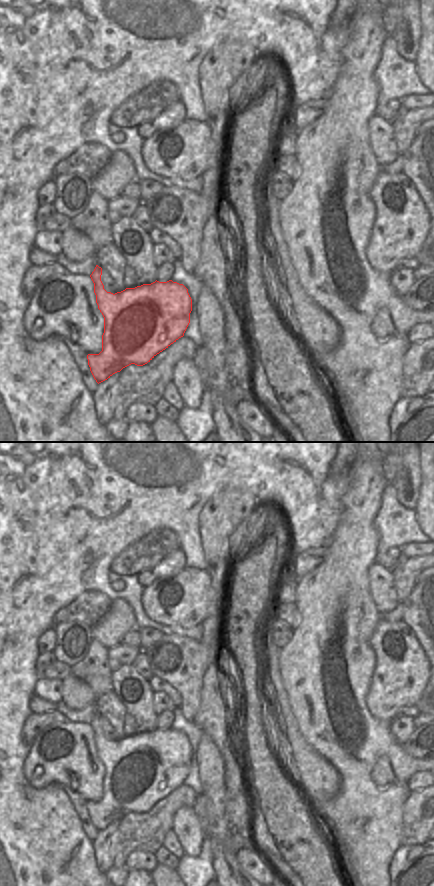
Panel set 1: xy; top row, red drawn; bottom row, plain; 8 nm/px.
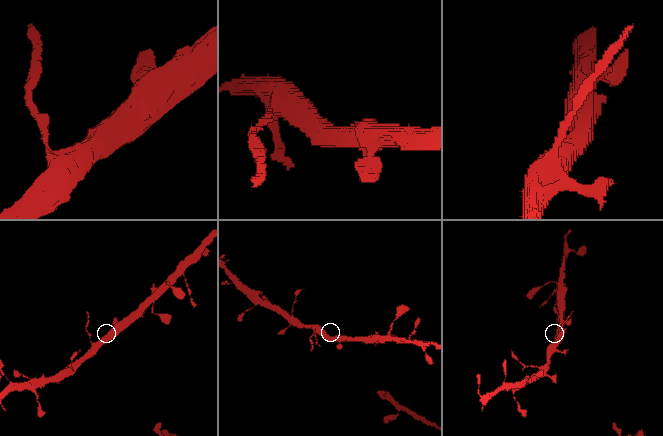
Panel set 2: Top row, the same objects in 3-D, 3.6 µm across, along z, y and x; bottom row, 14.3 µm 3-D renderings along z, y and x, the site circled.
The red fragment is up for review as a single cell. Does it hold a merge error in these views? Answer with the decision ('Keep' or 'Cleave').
Cleave

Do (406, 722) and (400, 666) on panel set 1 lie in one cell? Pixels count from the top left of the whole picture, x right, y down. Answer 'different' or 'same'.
different

